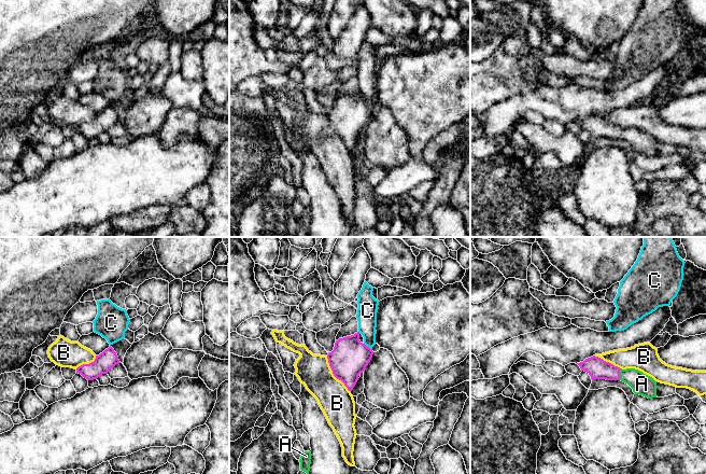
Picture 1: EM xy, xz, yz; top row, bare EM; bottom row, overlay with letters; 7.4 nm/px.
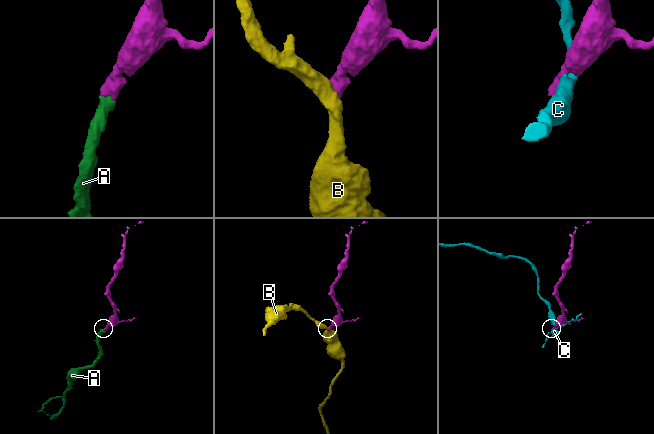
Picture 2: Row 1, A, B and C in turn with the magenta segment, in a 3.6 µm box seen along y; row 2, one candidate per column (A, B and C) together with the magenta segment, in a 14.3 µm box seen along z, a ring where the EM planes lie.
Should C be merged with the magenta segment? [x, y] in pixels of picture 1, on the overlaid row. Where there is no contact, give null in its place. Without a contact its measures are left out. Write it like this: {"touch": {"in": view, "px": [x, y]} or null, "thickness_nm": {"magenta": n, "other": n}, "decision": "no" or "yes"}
{"touch": {"in": "xz", "px": [368, 347]}, "thickness_nm": {"magenta": 280, "other": 150}, "decision": "no"}

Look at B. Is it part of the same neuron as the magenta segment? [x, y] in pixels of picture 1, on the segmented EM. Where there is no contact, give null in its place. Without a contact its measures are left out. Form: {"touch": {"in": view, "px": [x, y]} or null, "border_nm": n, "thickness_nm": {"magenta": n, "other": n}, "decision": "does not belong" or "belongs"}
{"touch": {"in": "xz", "px": [333, 373]}, "border_nm": 320, "thickness_nm": {"magenta": 280, "other": 260}, "decision": "does not belong"}

